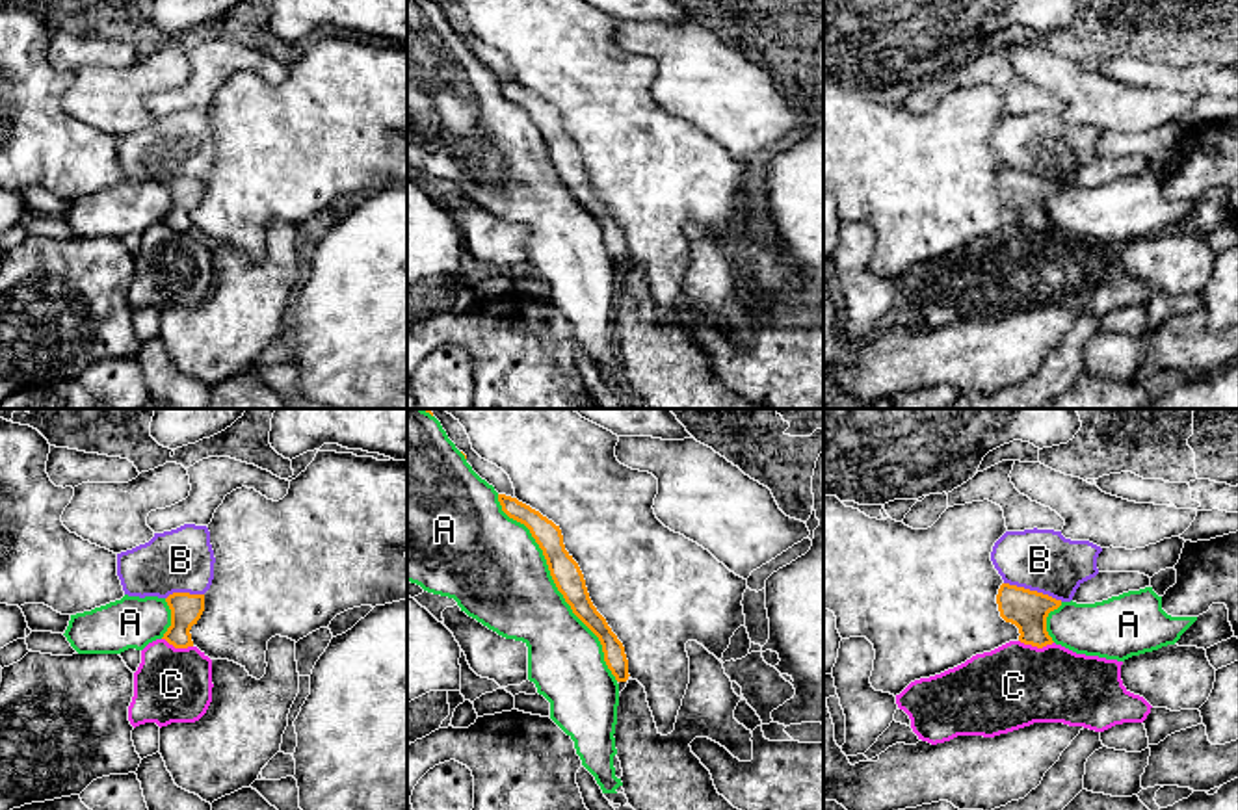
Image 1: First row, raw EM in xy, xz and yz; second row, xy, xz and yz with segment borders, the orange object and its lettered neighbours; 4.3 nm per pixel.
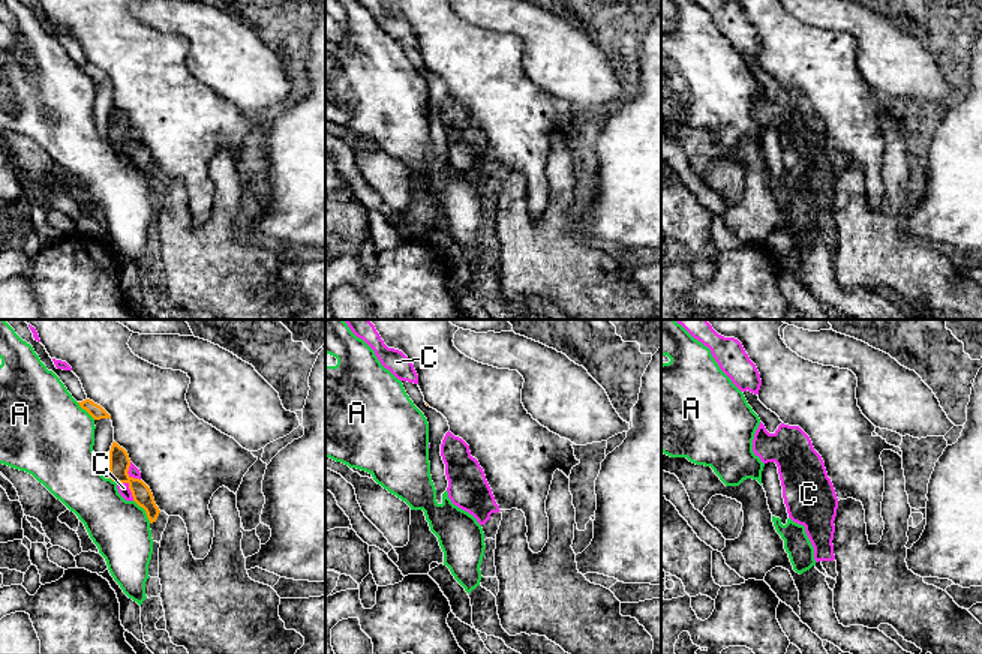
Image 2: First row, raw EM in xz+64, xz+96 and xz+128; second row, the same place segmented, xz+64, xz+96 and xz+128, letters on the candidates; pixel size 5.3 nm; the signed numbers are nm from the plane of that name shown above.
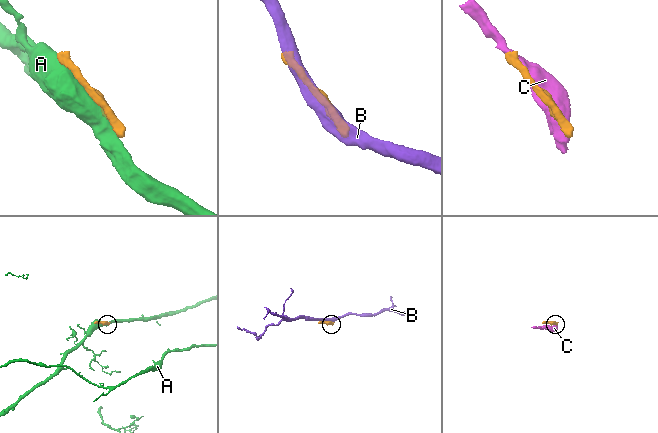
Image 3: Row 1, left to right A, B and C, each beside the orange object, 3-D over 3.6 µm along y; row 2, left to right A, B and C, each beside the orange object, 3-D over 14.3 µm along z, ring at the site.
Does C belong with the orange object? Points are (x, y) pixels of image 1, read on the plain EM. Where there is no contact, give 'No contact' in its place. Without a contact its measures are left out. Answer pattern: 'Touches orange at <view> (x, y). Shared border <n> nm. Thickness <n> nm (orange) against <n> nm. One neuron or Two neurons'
Touches orange at yz (1036, 229). Shared border 150 nm. Thickness 170 nm (orange) against 360 nm. Two neurons

